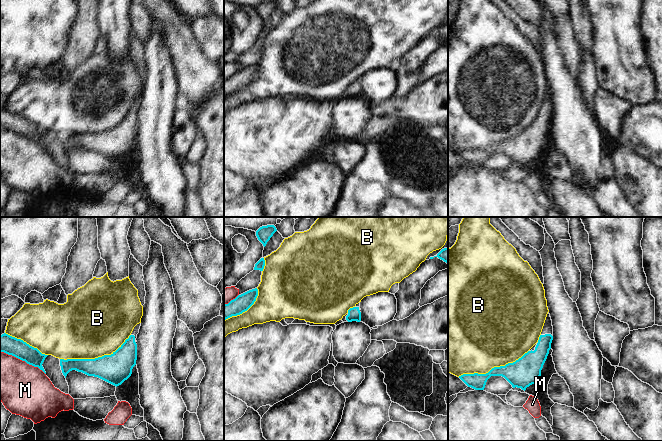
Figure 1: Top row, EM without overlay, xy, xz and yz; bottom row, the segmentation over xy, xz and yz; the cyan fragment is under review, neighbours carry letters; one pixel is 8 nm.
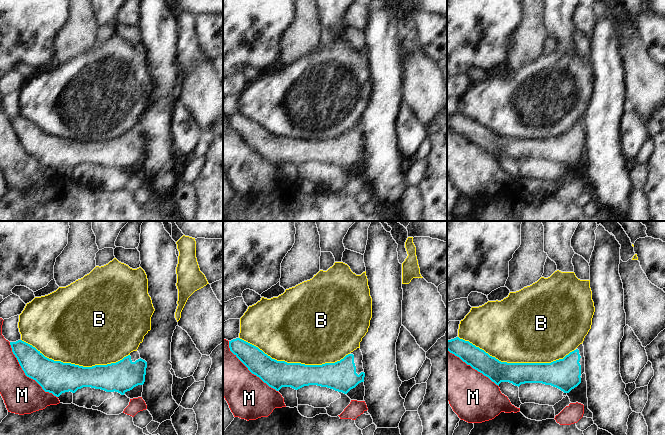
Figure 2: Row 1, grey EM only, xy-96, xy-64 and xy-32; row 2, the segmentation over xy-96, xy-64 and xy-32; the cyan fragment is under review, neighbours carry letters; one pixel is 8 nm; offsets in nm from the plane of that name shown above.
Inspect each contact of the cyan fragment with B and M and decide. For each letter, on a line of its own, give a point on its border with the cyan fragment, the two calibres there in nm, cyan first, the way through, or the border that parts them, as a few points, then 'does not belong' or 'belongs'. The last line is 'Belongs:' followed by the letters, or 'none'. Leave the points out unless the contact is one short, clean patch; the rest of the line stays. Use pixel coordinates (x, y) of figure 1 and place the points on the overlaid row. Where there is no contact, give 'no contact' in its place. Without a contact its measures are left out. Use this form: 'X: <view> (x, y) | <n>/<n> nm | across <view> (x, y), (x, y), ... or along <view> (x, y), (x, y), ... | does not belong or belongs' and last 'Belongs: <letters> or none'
B: xy (95, 358) | 240/500 nm | does not belong
M: xy (23, 360) | 150/420 nm | does not belong
Belongs: none

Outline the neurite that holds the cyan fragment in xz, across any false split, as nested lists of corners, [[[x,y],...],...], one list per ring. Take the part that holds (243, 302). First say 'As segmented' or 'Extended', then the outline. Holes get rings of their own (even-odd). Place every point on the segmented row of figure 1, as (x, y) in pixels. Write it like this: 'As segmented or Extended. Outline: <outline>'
As segmented. Outline: [[[258,289],[249,290],[235,299],[231,300],[228,304],[224,304],[224,320],[242,314],[247,311],[256,301],[258,296]]]

